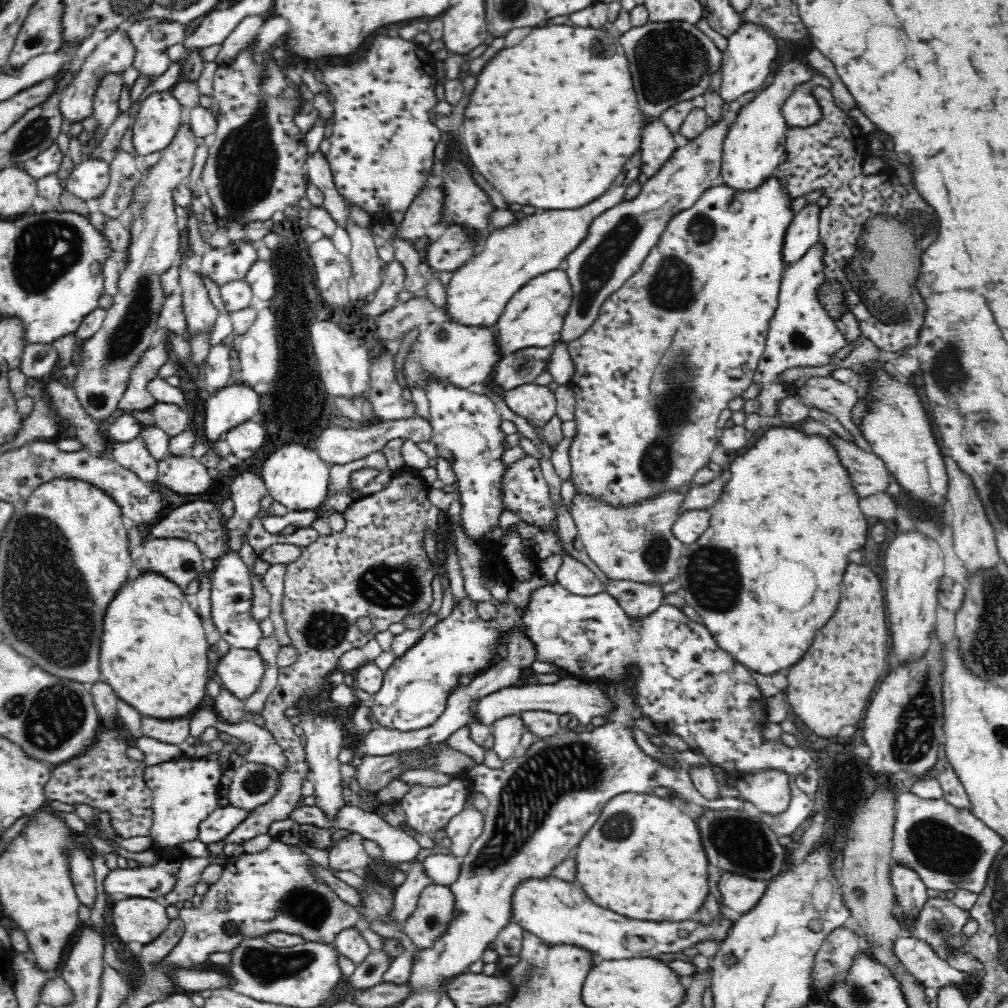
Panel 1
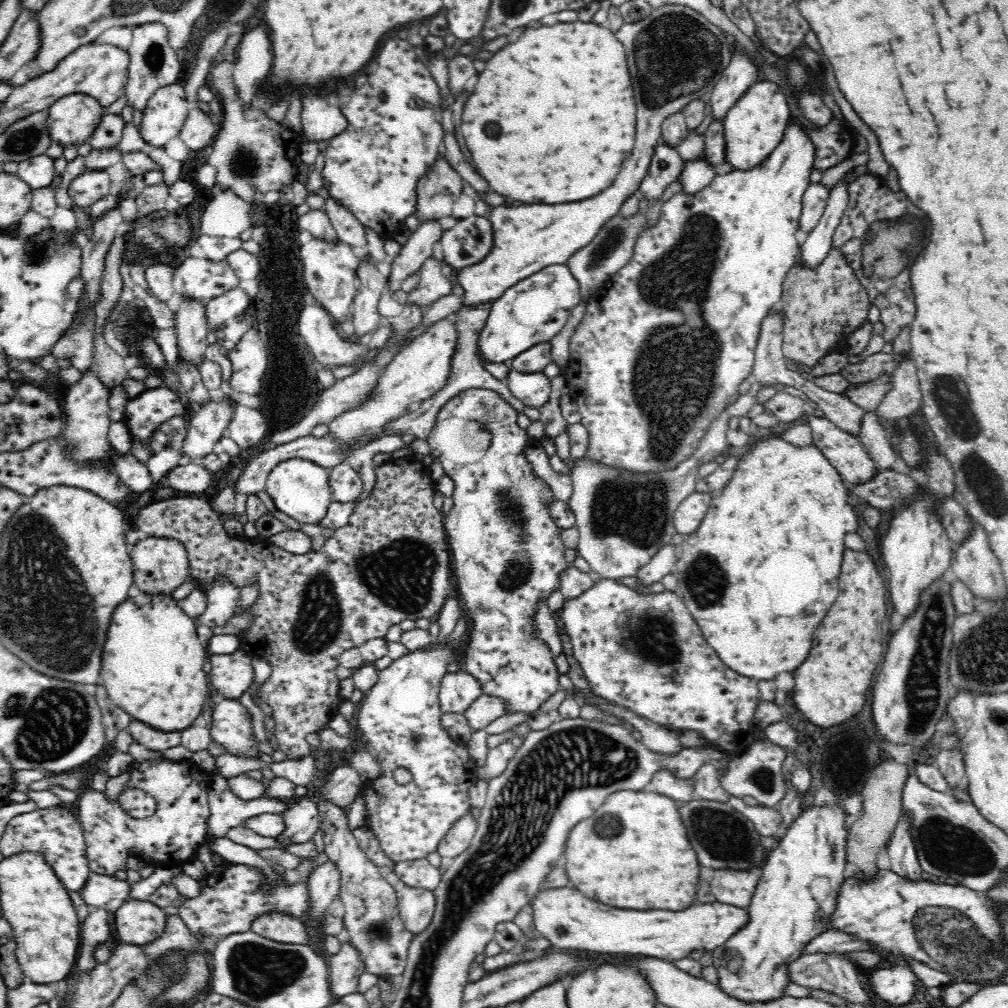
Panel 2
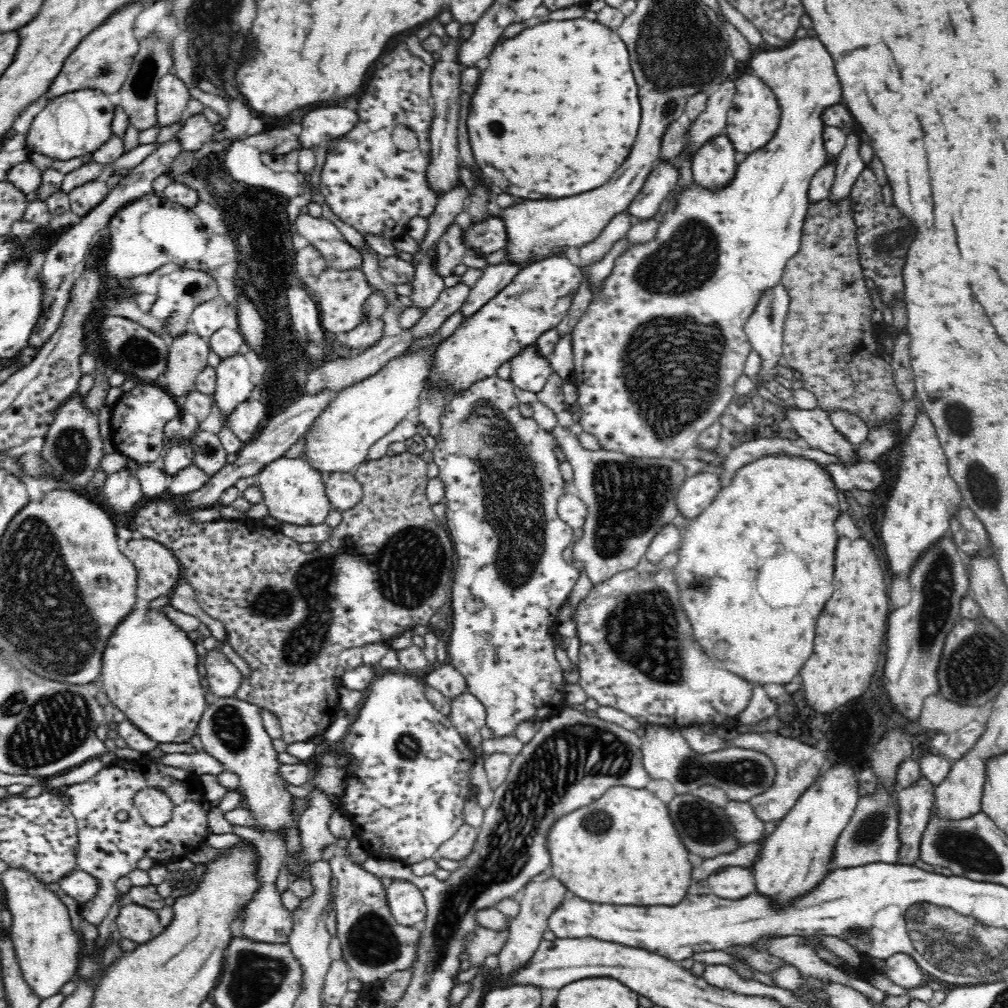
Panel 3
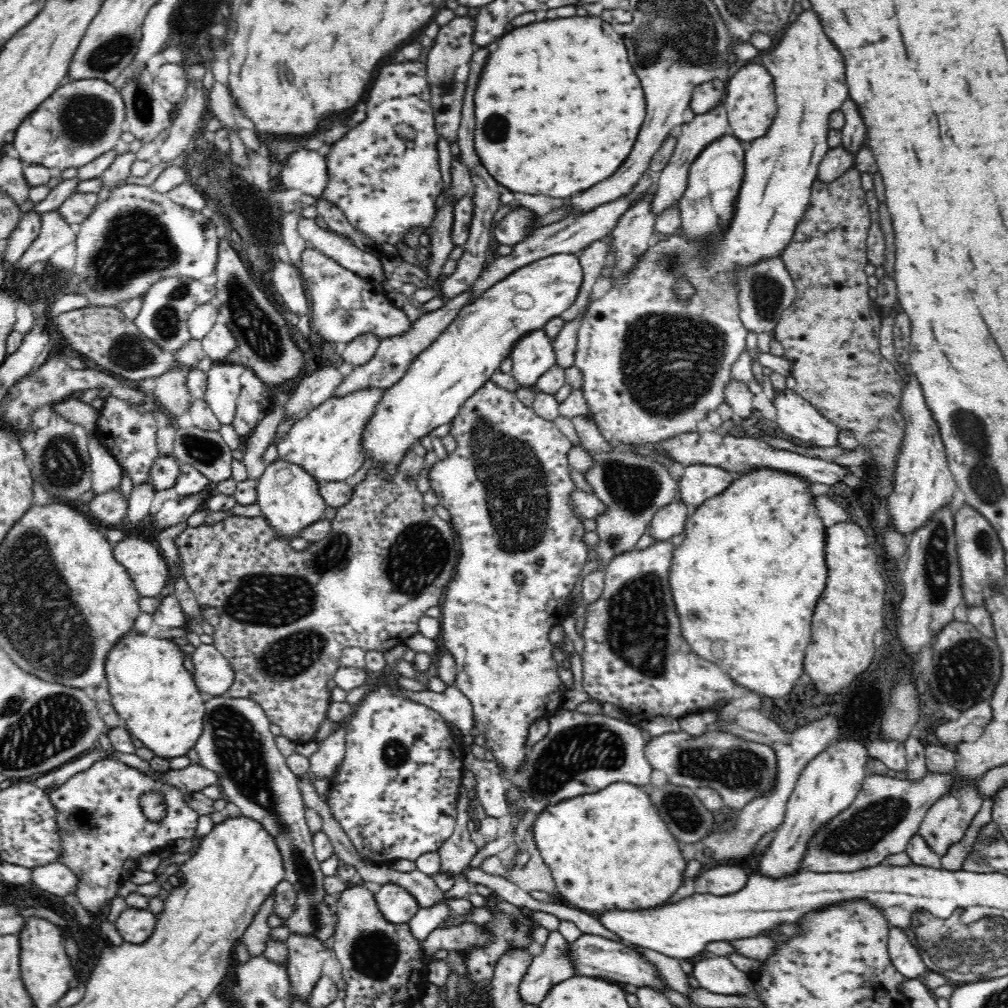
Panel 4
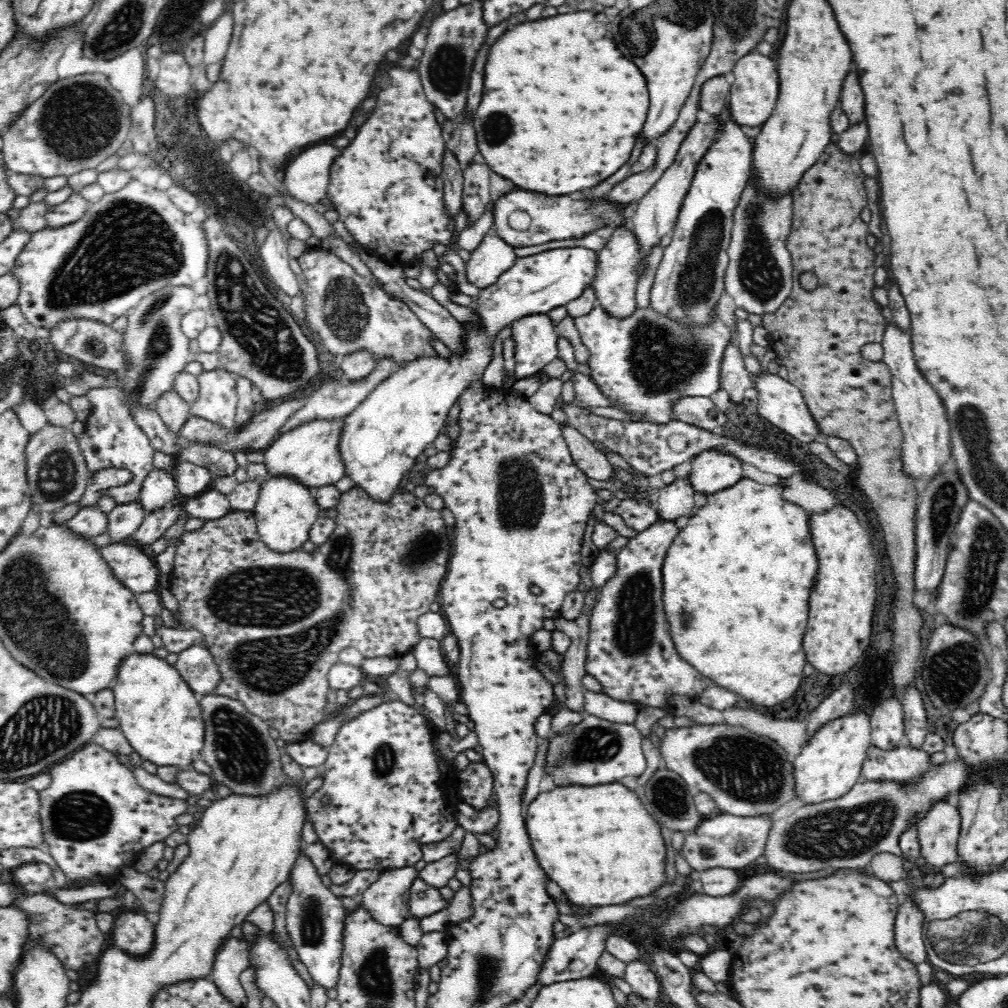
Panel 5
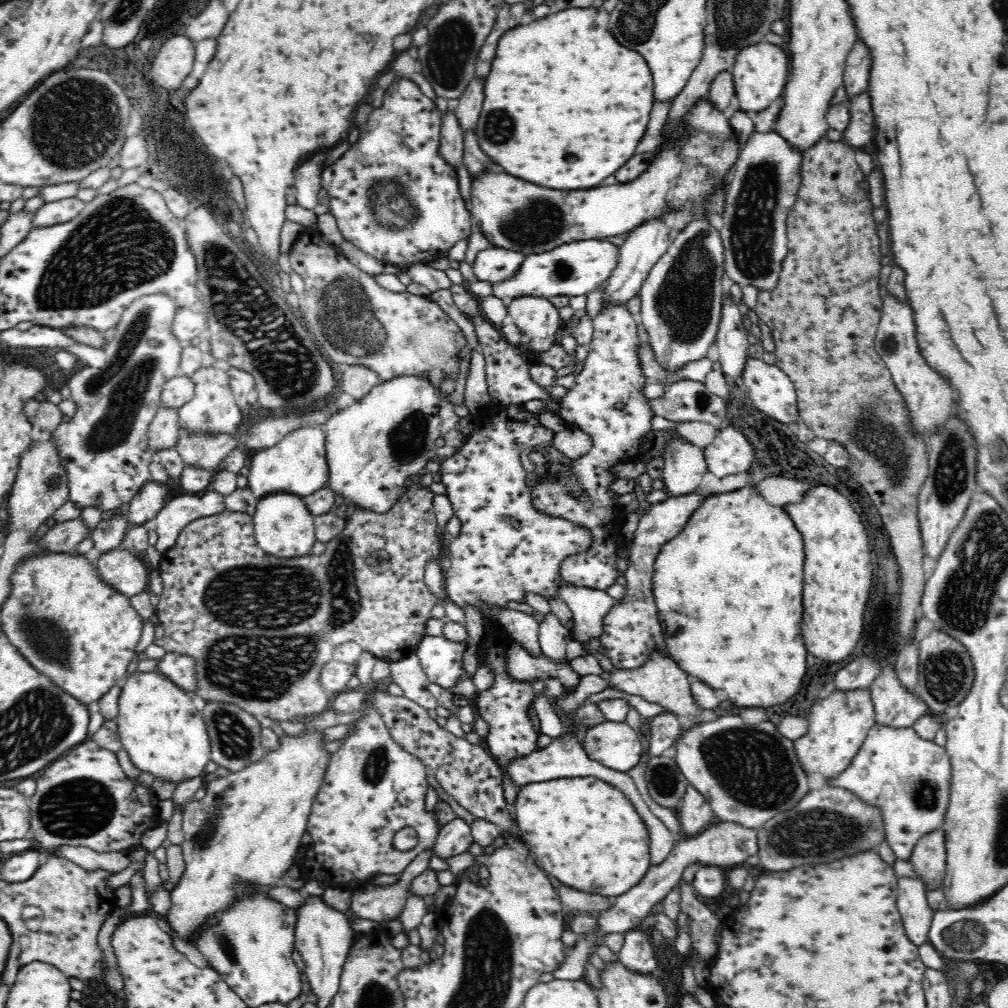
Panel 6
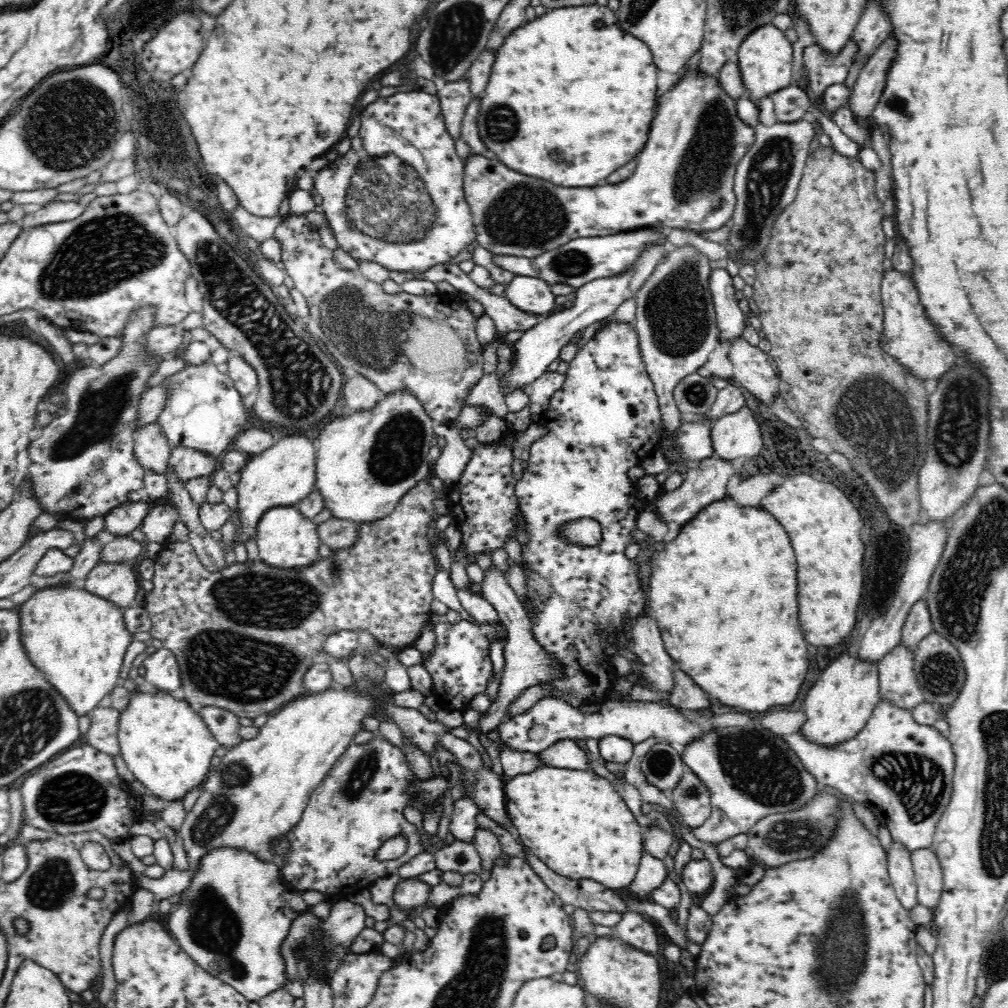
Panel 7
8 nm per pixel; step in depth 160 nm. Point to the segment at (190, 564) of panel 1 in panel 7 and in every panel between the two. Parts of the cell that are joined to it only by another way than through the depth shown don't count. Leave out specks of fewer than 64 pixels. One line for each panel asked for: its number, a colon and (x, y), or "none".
2: (160, 565)
3: (159, 571)
4: (148, 568)
5: (135, 569)
6: (119, 568)
7: (119, 582)

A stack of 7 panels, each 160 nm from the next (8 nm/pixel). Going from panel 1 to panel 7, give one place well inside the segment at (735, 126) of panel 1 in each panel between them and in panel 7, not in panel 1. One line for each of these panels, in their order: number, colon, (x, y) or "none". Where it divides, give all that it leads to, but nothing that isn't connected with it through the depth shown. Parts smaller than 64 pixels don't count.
2: (753, 127)
3: (754, 116)
4: (750, 103)
5: (754, 89)
6: (760, 72)
7: (765, 59)

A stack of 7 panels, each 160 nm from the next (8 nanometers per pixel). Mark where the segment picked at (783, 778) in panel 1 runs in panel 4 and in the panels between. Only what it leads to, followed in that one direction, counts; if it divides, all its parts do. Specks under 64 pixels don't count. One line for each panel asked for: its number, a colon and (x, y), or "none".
2: (757, 771)
3: (742, 773)
4: (739, 770)

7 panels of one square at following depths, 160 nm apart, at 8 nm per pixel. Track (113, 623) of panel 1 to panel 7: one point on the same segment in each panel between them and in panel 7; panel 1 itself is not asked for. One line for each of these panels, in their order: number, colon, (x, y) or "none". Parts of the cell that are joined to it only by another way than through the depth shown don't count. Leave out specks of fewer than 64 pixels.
2: (153, 662)
3: (150, 671)
4: (151, 690)
5: (159, 715)
6: (164, 734)
7: (167, 745)

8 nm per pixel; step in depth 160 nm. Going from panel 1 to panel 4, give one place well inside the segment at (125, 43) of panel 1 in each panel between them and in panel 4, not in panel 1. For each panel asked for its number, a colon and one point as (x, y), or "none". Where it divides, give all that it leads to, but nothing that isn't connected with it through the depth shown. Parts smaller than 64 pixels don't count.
2: (71, 119)
3: (70, 125)
4: (80, 121)

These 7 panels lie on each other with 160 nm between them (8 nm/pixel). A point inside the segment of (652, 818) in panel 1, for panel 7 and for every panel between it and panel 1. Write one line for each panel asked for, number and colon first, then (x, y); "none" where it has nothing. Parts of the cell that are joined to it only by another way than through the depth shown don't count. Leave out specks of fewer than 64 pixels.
2: (634, 852)
3: (630, 853)
4: (609, 850)
5: (600, 844)
6: (587, 834)
7: (575, 821)

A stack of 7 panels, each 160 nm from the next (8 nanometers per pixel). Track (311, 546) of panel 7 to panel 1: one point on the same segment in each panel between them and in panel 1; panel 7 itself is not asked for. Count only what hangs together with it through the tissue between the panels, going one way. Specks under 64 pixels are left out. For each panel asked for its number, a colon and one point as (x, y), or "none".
1: (294, 475)
2: (300, 488)
3: (294, 491)
4: (289, 497)
5: (285, 510)
6: (283, 526)

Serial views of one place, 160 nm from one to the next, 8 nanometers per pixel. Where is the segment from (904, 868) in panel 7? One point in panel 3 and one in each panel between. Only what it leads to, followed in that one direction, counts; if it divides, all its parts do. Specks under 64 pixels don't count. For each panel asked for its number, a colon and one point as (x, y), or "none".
3: (902, 970)
4: (904, 957)
5: (908, 929)
6: (916, 915)

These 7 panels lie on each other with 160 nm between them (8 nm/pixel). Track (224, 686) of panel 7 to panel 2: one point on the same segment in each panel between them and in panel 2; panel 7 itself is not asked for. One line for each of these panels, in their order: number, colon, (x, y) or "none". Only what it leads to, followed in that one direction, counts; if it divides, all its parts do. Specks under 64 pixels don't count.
2: (391, 563)
3: (289, 614)
4: (282, 617)
5: (276, 622)
6: (236, 609)

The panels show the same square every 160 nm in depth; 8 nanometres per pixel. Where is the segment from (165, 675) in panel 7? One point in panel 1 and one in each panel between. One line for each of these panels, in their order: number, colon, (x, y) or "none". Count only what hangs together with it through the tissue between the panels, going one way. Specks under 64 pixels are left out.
1: (241, 669)
2: (232, 675)
3: (224, 678)
4: (212, 672)
5: (198, 668)
6: (180, 668)

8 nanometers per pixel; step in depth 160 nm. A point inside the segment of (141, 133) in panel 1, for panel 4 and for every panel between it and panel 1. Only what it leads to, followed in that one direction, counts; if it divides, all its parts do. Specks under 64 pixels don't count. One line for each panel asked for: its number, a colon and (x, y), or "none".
2: (166, 110)
3: (172, 96)
4: (172, 79)

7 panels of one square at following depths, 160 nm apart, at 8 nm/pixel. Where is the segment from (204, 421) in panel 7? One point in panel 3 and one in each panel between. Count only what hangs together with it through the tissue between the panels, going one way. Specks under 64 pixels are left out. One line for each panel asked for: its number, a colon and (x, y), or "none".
3: (234, 386)
4: (224, 390)
5: (218, 401)
6: (213, 409)

